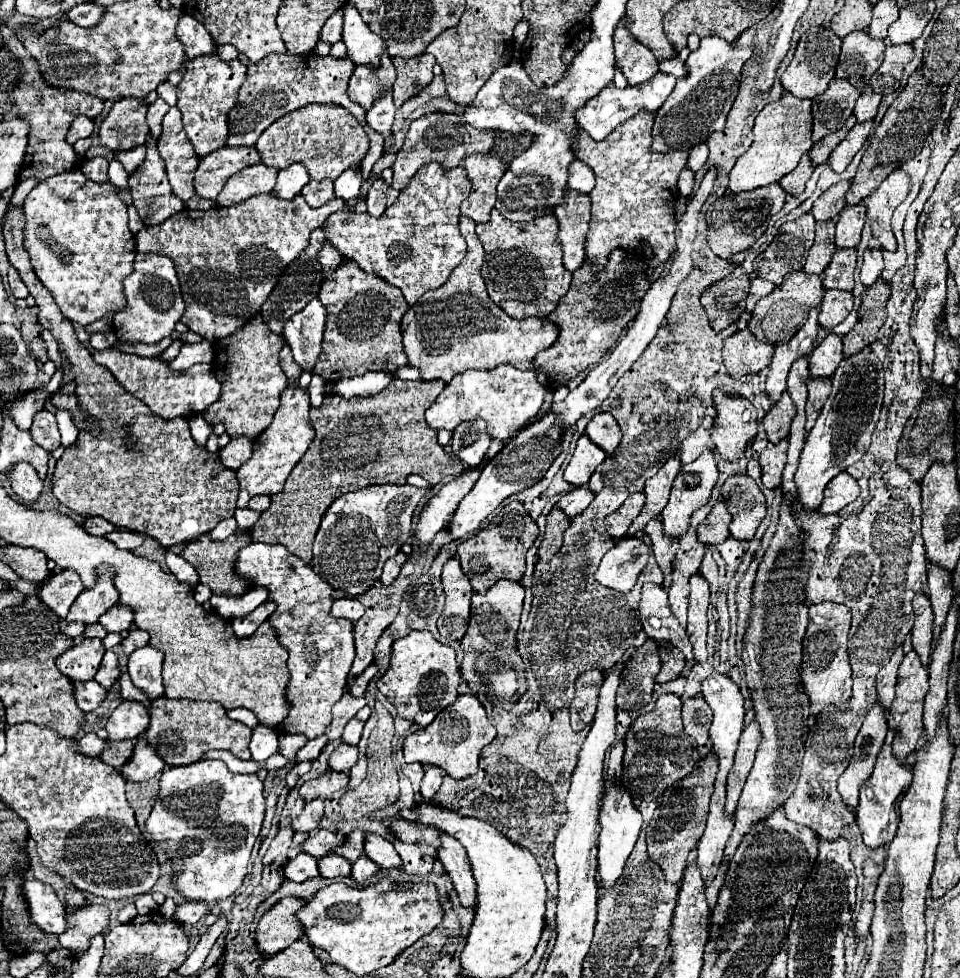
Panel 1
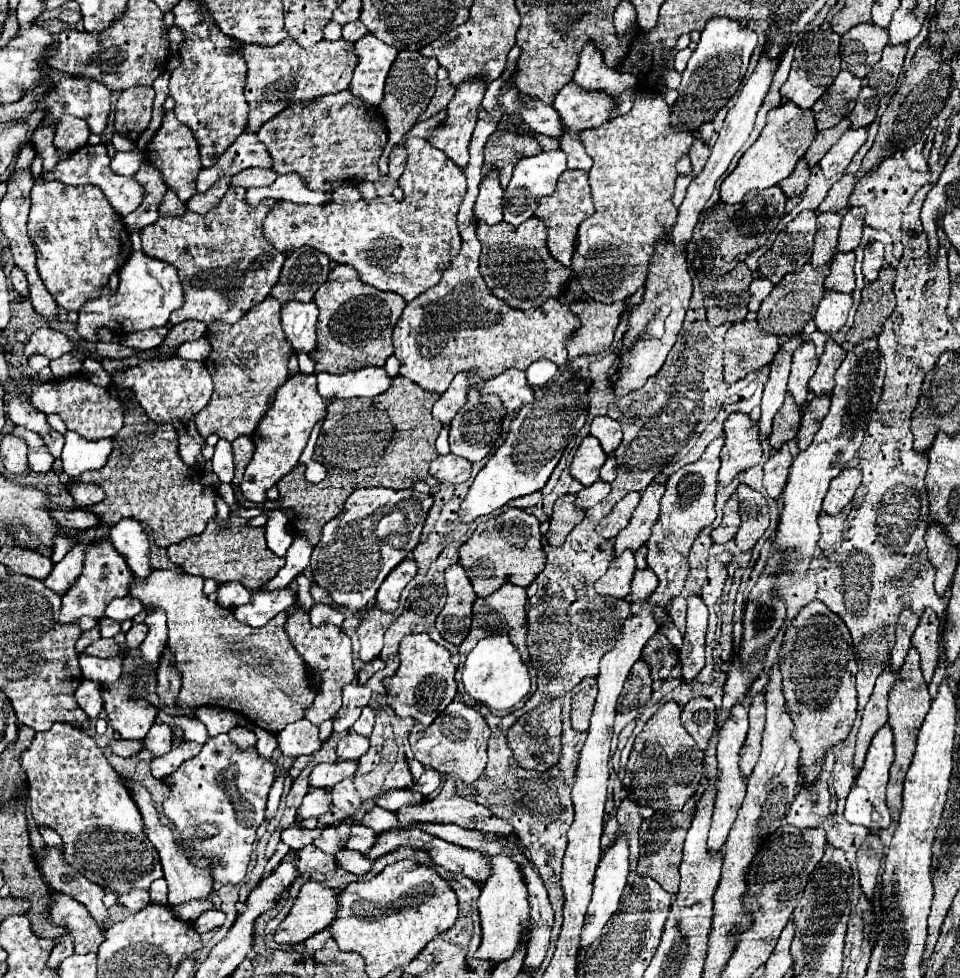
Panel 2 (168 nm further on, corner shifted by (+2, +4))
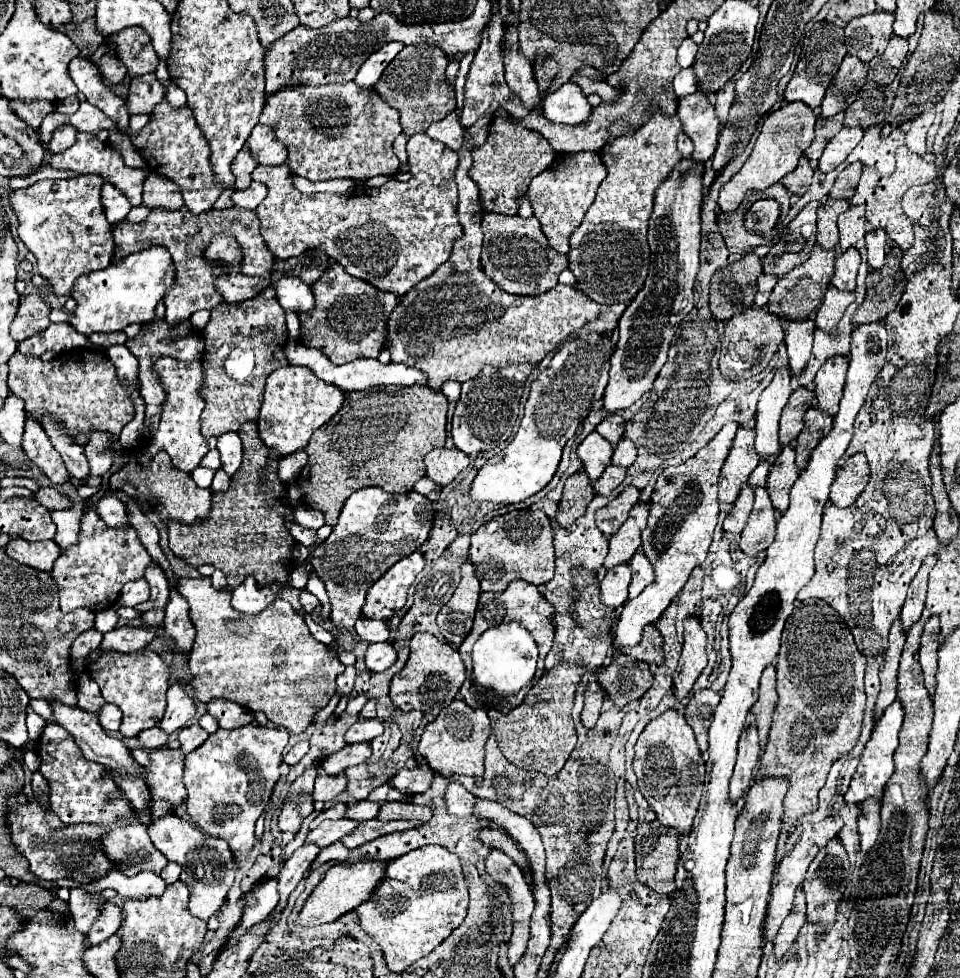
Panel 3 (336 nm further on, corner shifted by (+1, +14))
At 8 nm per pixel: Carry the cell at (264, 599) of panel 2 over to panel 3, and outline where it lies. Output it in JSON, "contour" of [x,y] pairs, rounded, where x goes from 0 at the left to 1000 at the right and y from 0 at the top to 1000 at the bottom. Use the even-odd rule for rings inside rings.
{"contour":[[[256,591],[244,605],[242,605],[242,622],[246,622],[248,626],[254,628],[267,628],[273,626],[273,622],[277,622],[285,611],[288,605],[292,603],[290,597],[283,599],[269,599],[265,591]]]}

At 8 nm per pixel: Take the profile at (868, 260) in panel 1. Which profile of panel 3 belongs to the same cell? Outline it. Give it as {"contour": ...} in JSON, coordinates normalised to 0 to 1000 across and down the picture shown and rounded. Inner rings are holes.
{"contour":[[[919,233],[902,239],[902,256],[904,256],[904,270],[908,274],[919,274],[923,264],[923,239]]]}

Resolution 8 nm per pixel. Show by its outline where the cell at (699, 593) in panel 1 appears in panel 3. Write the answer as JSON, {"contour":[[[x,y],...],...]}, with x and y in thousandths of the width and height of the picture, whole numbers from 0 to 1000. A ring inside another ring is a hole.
{"contour":[[[717,632],[713,636],[713,658],[710,671],[702,689],[702,710],[706,716],[715,714],[725,697],[725,693],[735,683],[735,648],[729,640],[729,632]]]}

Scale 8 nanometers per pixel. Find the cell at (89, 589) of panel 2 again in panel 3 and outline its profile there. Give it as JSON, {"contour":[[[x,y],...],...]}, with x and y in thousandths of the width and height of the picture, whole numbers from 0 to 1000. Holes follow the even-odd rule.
{"contour":[[[92,519],[83,532],[83,554],[69,560],[52,585],[56,597],[60,599],[65,626],[75,626],[79,622],[94,622],[96,626],[104,626],[117,622],[119,616],[123,616],[127,597],[148,591],[156,575],[158,571],[144,552],[144,546],[138,538],[115,540],[106,536],[106,530],[98,519]]]}

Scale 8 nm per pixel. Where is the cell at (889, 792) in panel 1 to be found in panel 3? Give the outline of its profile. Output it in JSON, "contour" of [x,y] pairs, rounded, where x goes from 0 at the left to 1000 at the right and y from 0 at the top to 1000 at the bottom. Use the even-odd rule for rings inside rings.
{"contour":[[[931,716],[923,726],[921,730],[913,736],[910,740],[910,746],[908,746],[908,753],[896,773],[896,779],[894,779],[894,785],[888,793],[888,800],[885,800],[885,806],[883,810],[879,812],[879,818],[885,820],[885,822],[896,822],[900,820],[902,816],[913,816],[917,818],[919,812],[921,812],[921,804],[925,800],[925,796],[929,793],[931,789],[931,767],[935,763],[935,748],[938,748],[938,742],[940,742],[940,736],[942,736],[942,724],[935,716]]]}

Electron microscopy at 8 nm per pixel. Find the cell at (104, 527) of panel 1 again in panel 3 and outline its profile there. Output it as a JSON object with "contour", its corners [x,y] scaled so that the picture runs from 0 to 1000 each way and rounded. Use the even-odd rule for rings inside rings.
{"contour":[[[52,497],[40,499],[40,501],[35,503],[35,509],[38,509],[44,517],[48,517],[48,519],[52,519],[52,521],[65,521],[65,519],[71,519],[71,517],[73,517],[73,511],[71,511],[67,505],[63,505],[58,499],[52,499]]]}

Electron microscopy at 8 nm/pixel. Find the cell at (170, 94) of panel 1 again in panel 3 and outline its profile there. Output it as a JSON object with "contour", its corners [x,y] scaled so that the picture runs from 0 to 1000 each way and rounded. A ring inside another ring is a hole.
{"contour":[[[179,84],[177,85],[176,89],[173,90],[172,99],[177,104],[178,108],[181,108],[182,110],[194,106],[193,94]]]}

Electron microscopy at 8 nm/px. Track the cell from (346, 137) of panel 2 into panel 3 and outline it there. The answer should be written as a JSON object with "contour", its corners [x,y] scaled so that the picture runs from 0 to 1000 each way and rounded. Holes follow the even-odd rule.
{"contour":[[[371,84],[358,86],[340,86],[340,88],[315,88],[315,90],[296,90],[285,98],[279,98],[271,127],[285,131],[288,141],[300,151],[300,170],[308,180],[321,184],[350,184],[365,182],[381,186],[394,178],[413,178],[417,172],[415,162],[408,155],[413,139],[419,135],[415,112],[406,110],[390,90],[373,90]]]}

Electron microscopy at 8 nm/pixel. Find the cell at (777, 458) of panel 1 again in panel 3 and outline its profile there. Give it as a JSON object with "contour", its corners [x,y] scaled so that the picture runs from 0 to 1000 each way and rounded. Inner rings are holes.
{"contour":[[[821,454],[815,458],[813,466],[808,468],[806,476],[802,479],[800,493],[798,493],[798,501],[800,501],[802,511],[808,521],[819,524],[821,503],[823,503],[827,491],[831,491],[831,487],[833,487],[833,481],[827,474],[827,456]]]}

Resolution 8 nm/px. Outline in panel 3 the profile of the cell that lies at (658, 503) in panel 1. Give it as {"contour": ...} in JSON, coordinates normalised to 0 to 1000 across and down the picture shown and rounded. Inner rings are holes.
{"contour":[[[663,515],[656,524],[656,530],[648,536],[648,540],[642,546],[638,546],[635,562],[629,573],[631,583],[654,575],[663,566],[667,558],[667,546],[673,540],[675,521],[677,521],[677,515]]]}

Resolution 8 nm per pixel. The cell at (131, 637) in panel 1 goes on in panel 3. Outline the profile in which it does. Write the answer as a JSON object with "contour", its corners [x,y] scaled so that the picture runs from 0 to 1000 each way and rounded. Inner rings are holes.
{"contour":[[[154,624],[152,628],[148,628],[148,634],[152,636],[152,640],[156,640],[156,642],[165,642],[165,640],[169,640],[171,624]]]}

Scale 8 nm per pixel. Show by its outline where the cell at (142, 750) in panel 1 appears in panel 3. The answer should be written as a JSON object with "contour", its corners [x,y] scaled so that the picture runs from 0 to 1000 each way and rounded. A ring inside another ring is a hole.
{"contour":[[[183,697],[175,703],[175,724],[167,738],[167,744],[175,751],[190,746],[198,740],[198,736],[204,730],[204,718],[200,712],[194,710],[194,701],[190,697]]]}

